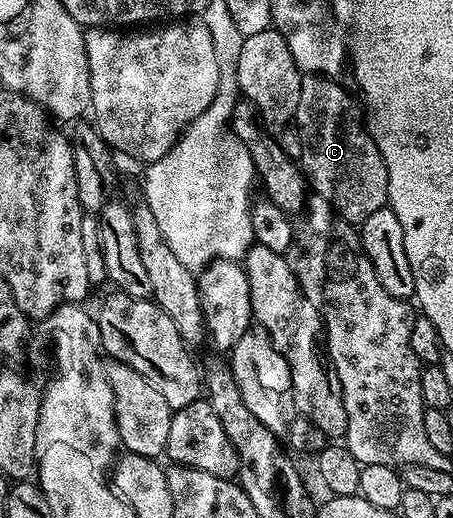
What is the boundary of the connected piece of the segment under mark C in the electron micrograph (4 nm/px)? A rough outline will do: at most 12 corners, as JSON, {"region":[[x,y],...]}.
{"region":[[303,74],[310,189],[343,221],[388,205],[385,160],[342,81]]}

